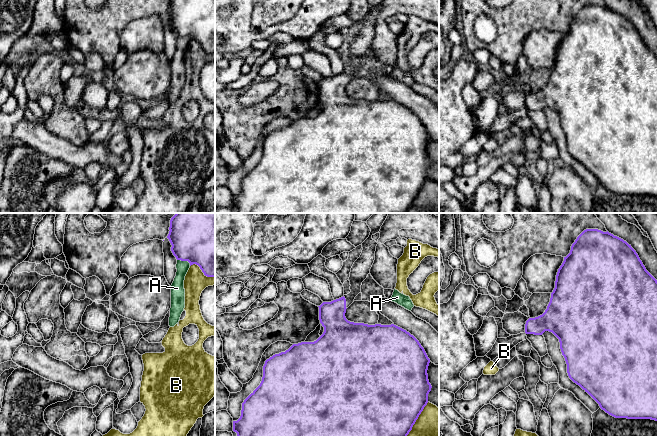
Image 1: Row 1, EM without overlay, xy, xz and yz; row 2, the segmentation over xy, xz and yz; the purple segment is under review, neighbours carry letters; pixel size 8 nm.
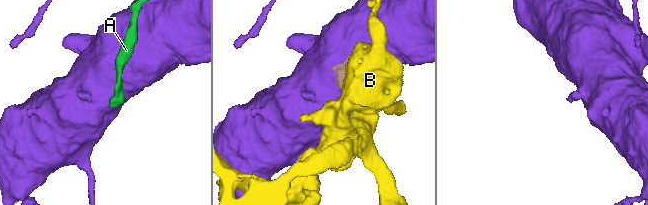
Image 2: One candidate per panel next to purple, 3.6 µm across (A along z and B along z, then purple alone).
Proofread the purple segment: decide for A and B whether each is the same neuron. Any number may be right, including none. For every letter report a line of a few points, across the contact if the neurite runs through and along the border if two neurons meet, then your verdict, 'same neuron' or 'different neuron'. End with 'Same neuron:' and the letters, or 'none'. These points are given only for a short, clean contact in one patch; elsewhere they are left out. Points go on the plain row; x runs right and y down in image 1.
A: different neuron
B: different neuron
Same neuron: none

